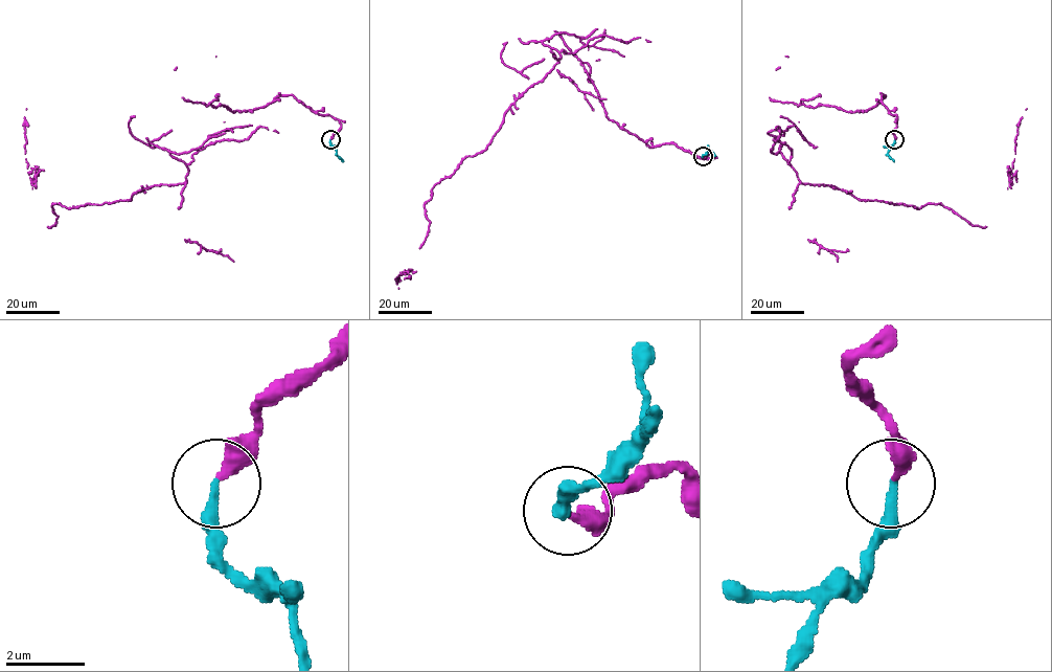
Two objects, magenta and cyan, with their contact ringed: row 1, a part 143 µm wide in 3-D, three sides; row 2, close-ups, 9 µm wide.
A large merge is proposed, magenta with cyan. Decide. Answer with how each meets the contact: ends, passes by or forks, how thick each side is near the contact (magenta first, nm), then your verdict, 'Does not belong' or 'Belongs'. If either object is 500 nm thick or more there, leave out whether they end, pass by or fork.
At the ring magenta ends. At the ring cyan ends. Thickness 360 nm (magenta) against 260 nm. Belongs

